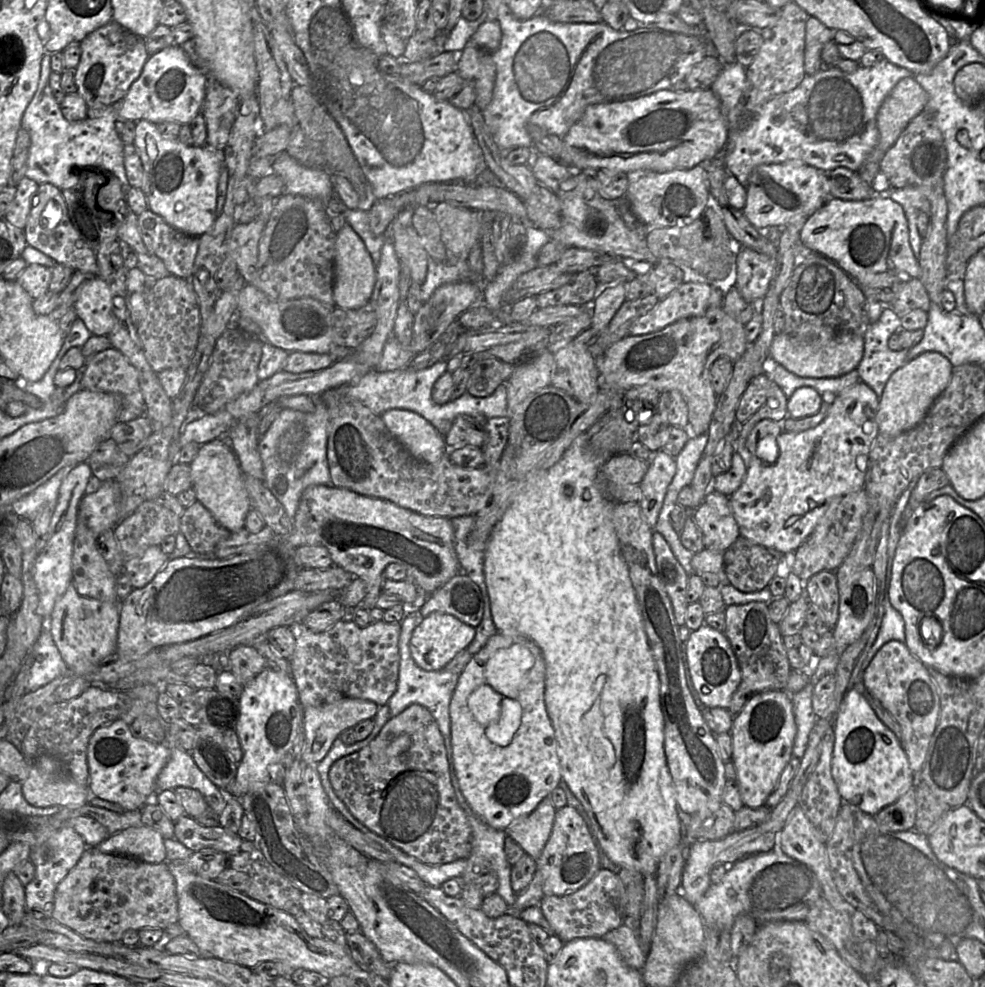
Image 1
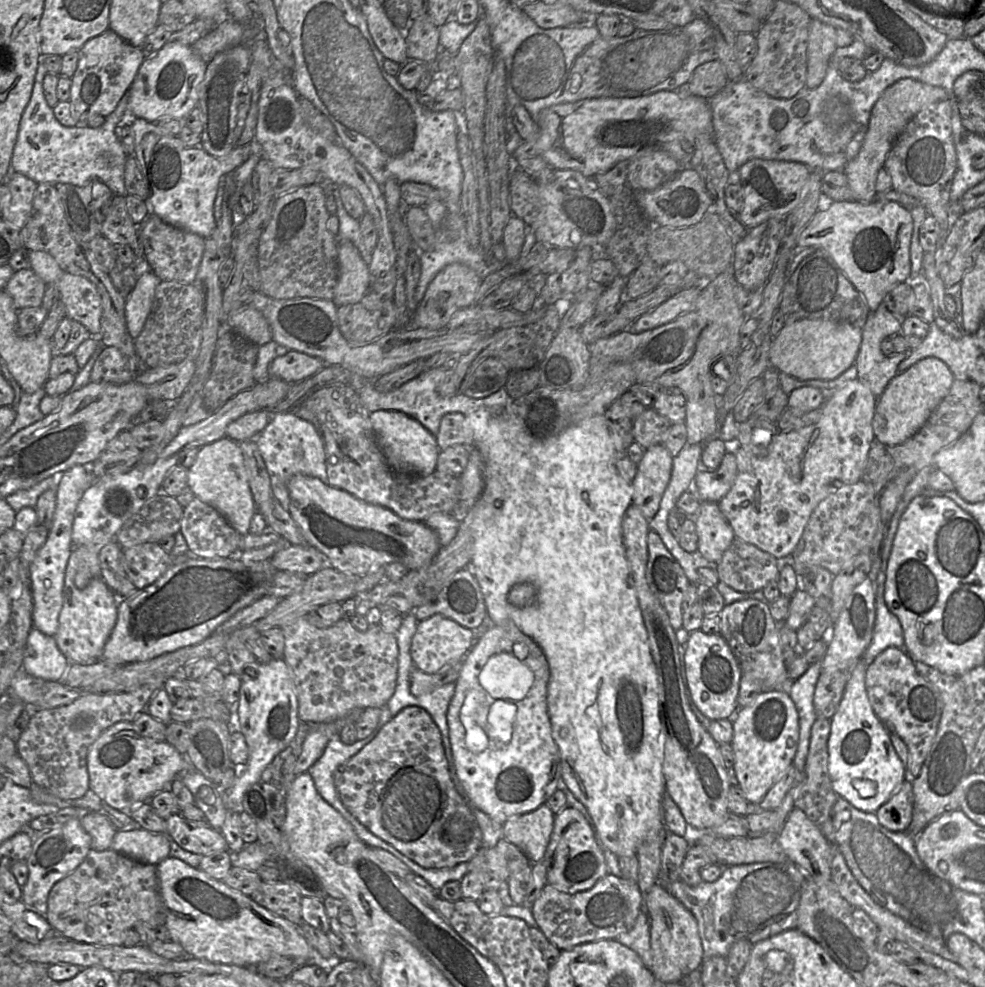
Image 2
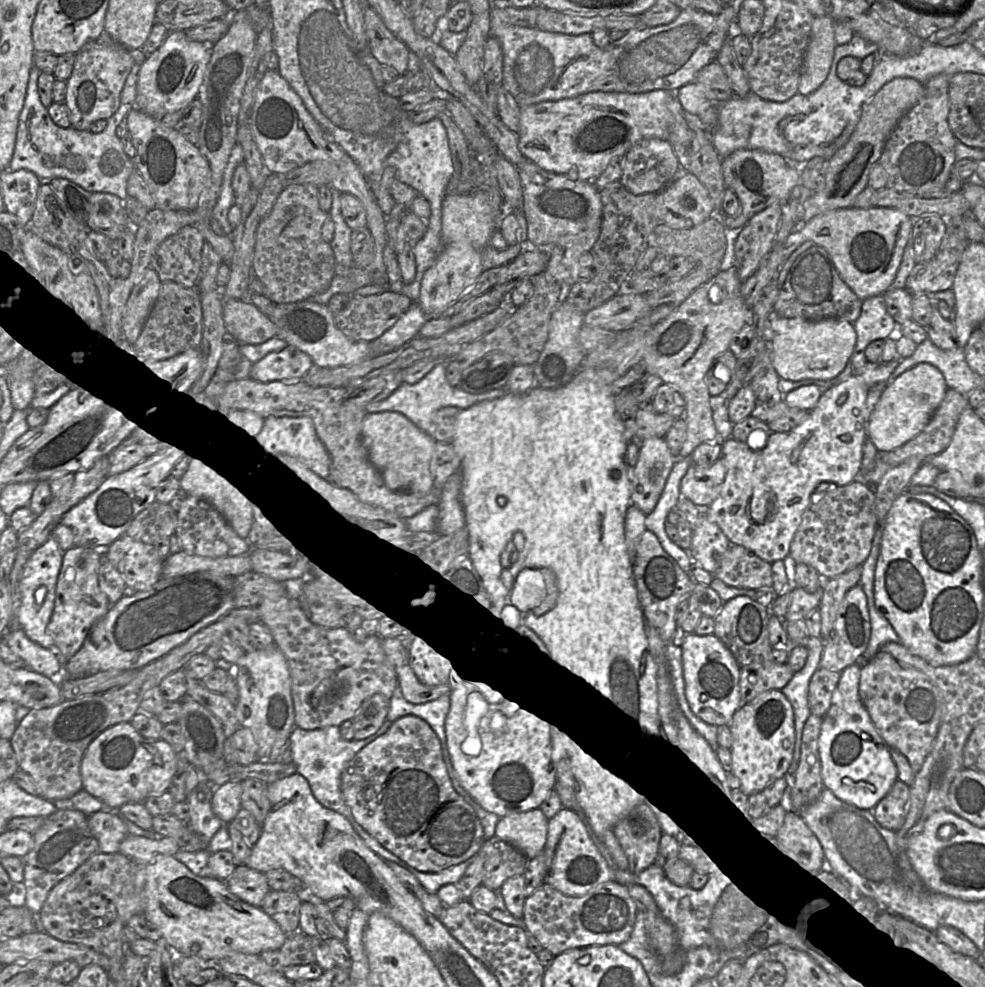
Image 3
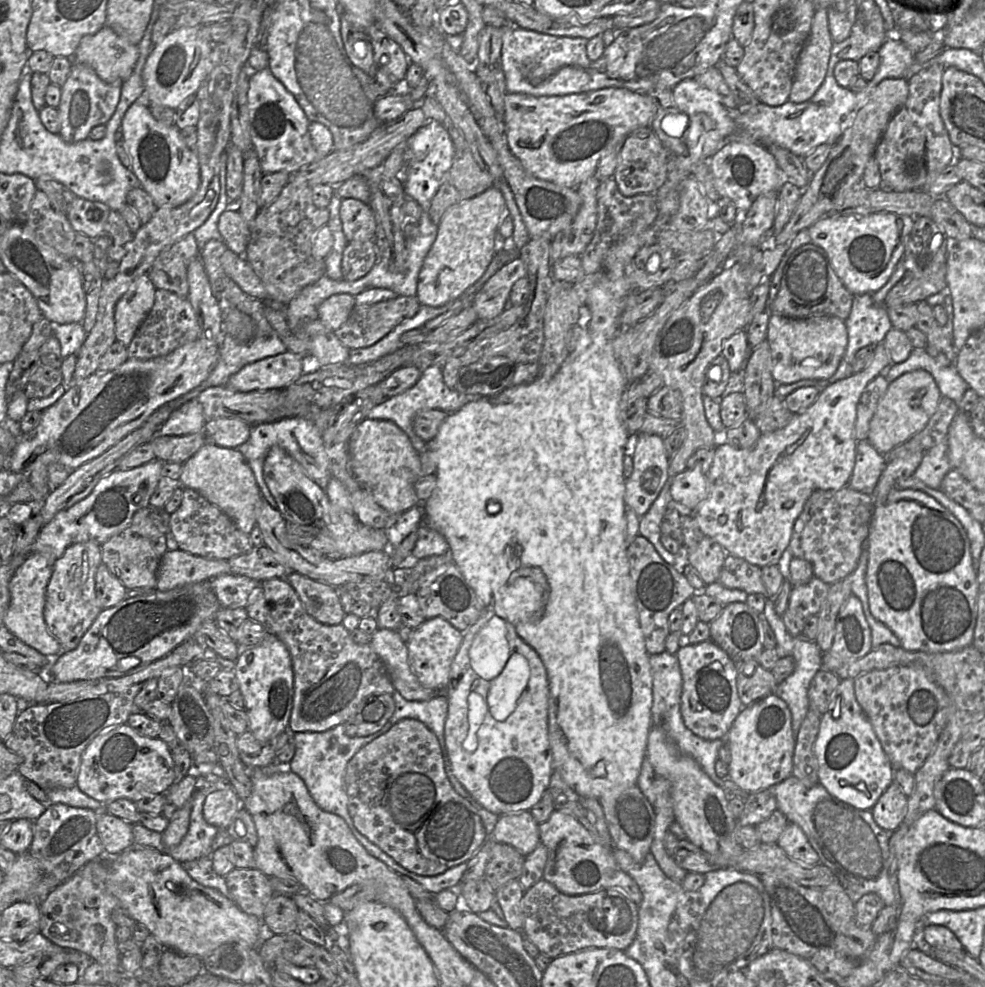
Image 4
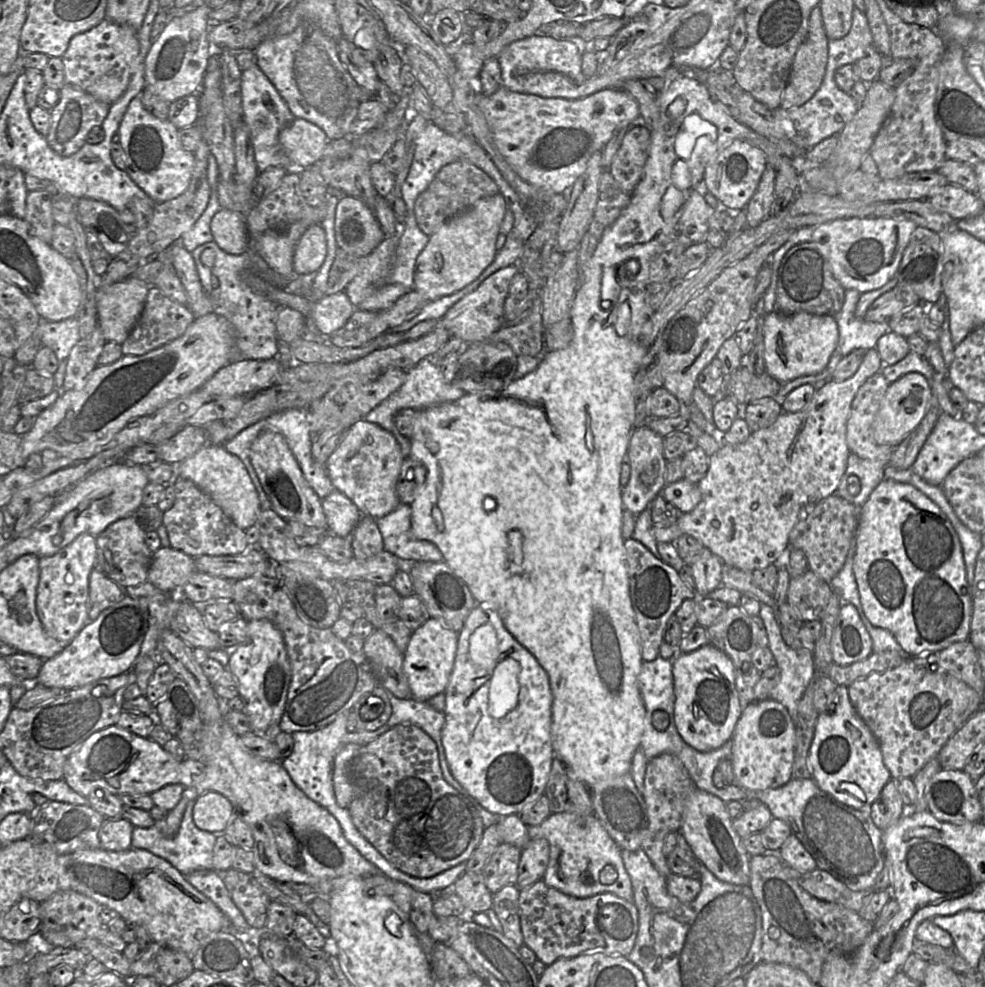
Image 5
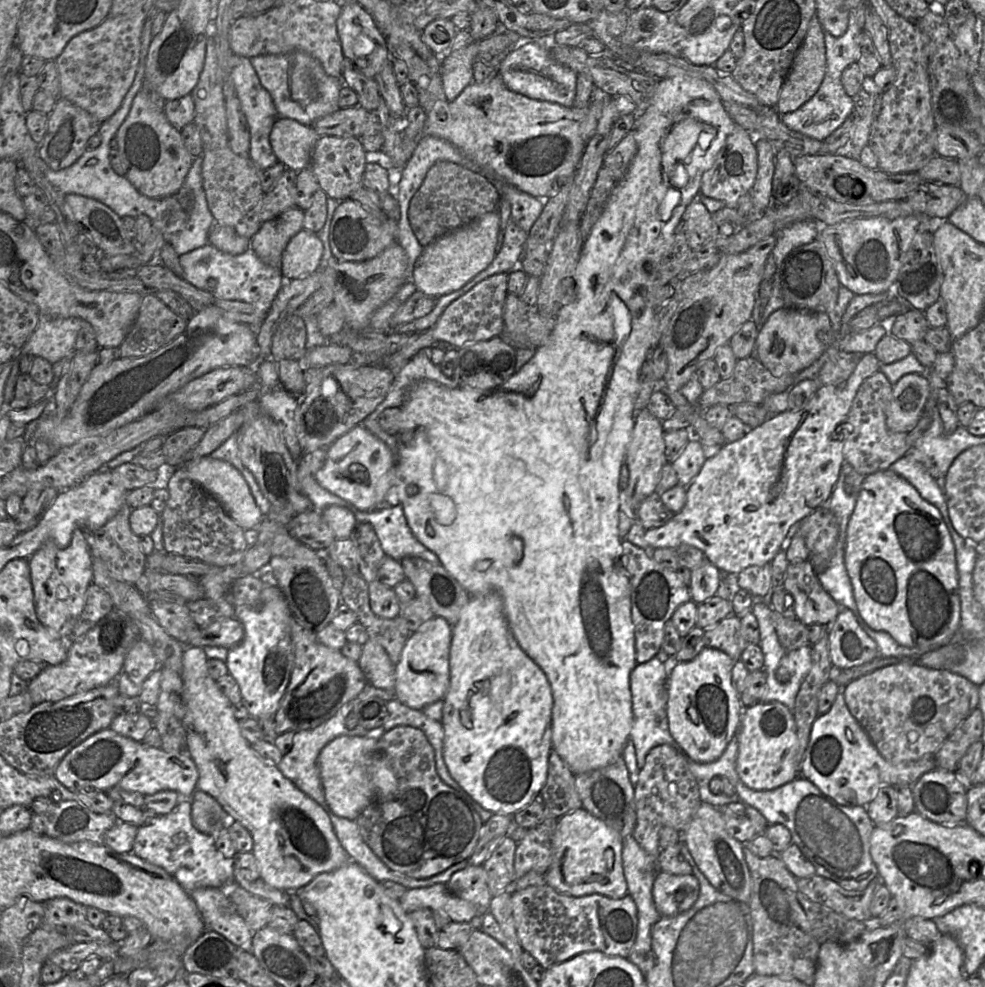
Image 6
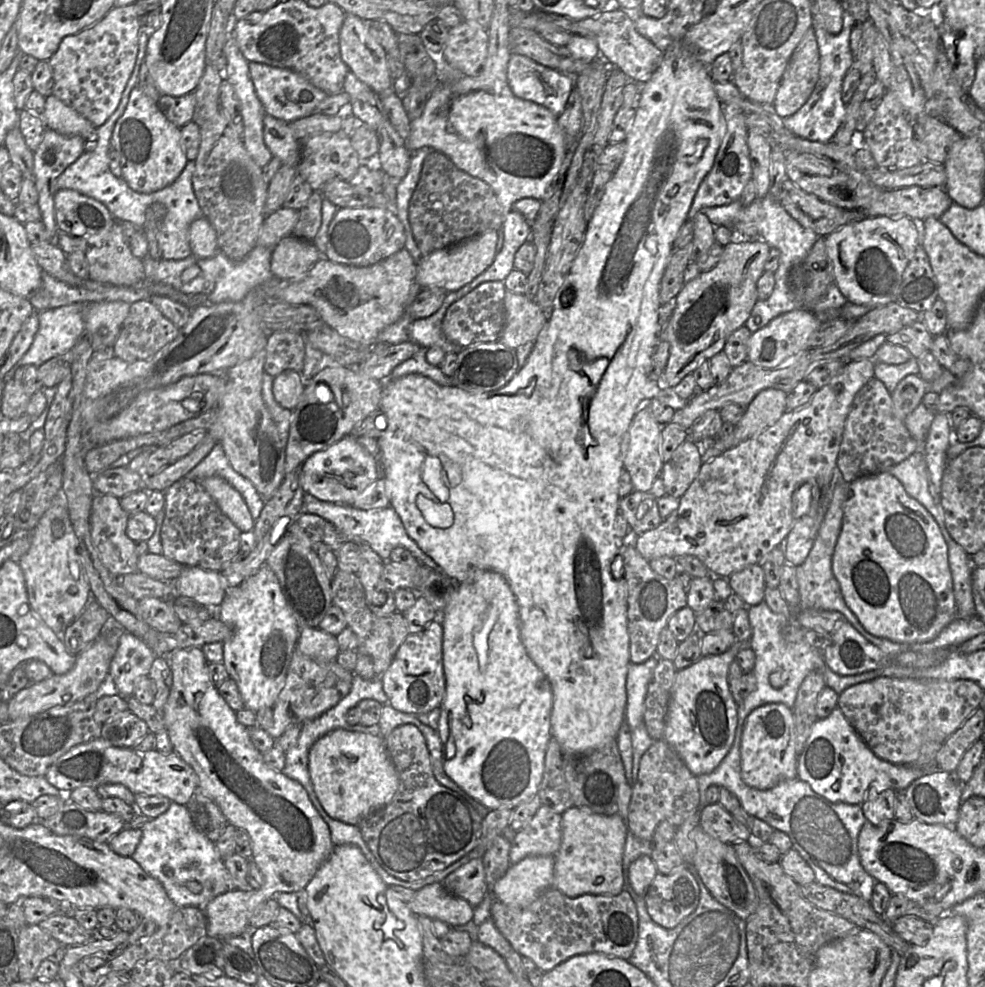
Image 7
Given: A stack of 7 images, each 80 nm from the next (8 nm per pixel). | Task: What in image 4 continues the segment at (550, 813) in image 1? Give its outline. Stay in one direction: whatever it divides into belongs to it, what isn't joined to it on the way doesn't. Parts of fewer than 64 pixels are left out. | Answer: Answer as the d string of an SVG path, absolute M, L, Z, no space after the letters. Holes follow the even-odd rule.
M530 810L500 815L490 838L511 845L524 857L541 843L539 824Z

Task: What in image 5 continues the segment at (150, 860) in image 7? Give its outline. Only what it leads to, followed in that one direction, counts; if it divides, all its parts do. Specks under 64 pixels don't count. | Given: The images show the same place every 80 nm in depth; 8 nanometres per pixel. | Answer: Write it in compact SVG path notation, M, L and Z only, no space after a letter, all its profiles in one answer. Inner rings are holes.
M195 800L189 801L175 836L166 835L166 821L159 820L151 827L135 827L132 835L132 848L145 849L169 861L182 874L187 876L196 870L213 870L214 847L217 834L199 829L193 821Z

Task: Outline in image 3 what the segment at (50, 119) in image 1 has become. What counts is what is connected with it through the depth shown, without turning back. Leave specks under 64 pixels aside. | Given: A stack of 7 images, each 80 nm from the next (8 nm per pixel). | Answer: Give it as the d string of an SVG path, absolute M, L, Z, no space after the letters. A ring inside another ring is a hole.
M141 49L130 50L134 54L132 66L122 89L120 104L116 112L107 119L105 129L100 133L89 130L76 130L72 127L59 127L51 120L47 108L41 103L37 81L41 71L32 66L23 108L19 114L15 147L7 170L27 170L34 173L41 182L51 179L69 180L86 191L111 193L123 201L128 197L126 186L133 172L133 160L125 153L122 143L116 135L116 128L135 106L137 96L138 73L146 59Z

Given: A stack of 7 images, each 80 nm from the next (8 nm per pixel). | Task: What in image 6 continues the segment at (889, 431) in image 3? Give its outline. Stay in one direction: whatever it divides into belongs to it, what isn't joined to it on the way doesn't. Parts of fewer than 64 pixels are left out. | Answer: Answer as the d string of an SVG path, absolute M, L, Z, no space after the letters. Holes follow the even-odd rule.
M915 373L904 375L892 385L892 394L886 409L886 425L892 432L908 433L918 423L931 395L926 376Z

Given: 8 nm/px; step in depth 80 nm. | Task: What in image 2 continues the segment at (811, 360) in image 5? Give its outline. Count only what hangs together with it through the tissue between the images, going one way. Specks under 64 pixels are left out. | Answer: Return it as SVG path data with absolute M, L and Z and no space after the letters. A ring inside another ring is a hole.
M798 320L785 324L773 338L770 366L798 380L832 380L854 365L862 341L860 328L830 320Z

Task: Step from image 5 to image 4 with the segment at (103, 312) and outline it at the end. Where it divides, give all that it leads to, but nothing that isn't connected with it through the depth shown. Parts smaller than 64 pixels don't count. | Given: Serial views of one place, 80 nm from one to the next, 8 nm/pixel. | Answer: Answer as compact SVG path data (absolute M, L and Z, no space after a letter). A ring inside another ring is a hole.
M149 275L137 277L115 305L115 336L125 346L131 343L155 300L156 287Z

